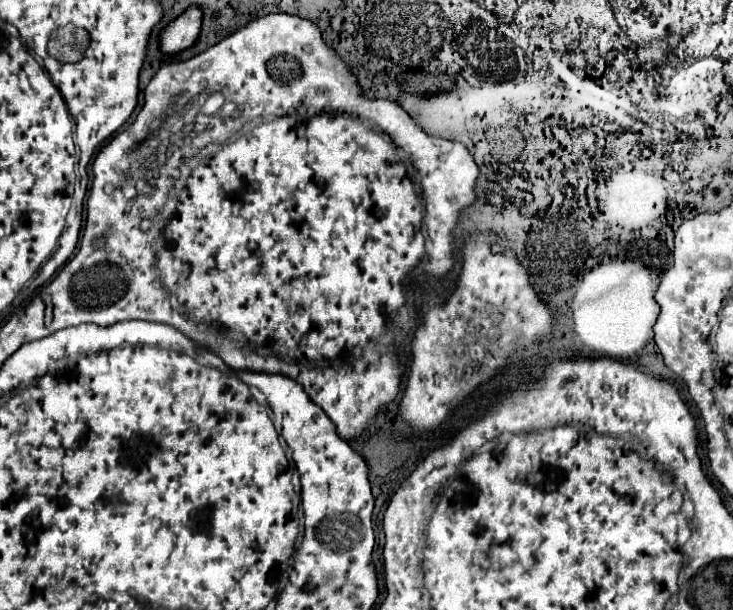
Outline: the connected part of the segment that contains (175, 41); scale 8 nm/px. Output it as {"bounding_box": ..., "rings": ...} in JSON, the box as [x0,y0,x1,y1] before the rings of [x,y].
{"bounding_box":[158,7,202,55],"rings":[[[188,7],[178,19],[168,23],[160,31],[158,35],[160,51],[164,55],[174,55],[178,51],[188,49],[196,41],[200,25],[202,25],[202,11],[198,7]]]}

